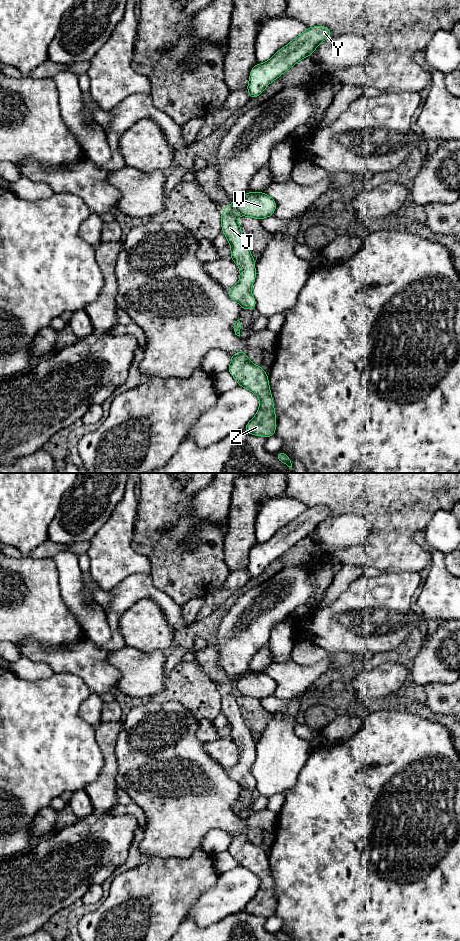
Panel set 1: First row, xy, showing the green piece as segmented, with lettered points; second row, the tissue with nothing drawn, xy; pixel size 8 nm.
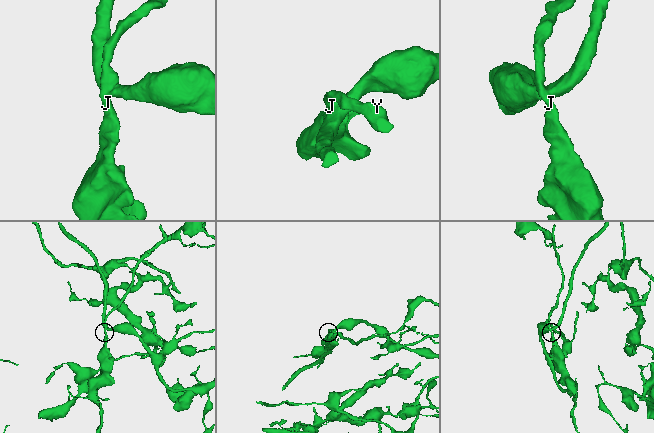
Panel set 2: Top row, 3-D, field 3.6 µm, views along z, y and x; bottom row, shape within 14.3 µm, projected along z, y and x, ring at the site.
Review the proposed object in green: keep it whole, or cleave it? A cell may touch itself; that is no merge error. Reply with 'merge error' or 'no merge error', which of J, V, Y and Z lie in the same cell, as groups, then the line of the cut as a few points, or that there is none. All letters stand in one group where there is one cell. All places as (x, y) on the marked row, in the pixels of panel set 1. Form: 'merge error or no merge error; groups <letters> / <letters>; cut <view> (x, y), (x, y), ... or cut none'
no merge error; groups J V Y Z; cut none

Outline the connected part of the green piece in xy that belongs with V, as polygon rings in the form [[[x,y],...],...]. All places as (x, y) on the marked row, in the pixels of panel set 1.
[[[263,192],[245,193],[222,211],[222,232],[231,246],[230,258],[240,268],[239,282],[227,290],[228,296],[242,309],[253,310],[256,300],[251,294],[251,286],[256,278],[255,260],[251,256],[240,229],[237,215],[263,219],[273,216],[277,207],[275,200]]]

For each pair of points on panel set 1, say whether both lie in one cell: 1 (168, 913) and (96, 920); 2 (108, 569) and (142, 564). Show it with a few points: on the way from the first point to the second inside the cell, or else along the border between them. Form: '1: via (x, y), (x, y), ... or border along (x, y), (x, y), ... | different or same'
1: via (150, 903), (140, 908), (128, 920), (114, 920) | same
2: via (116, 564), (134, 564) | same

